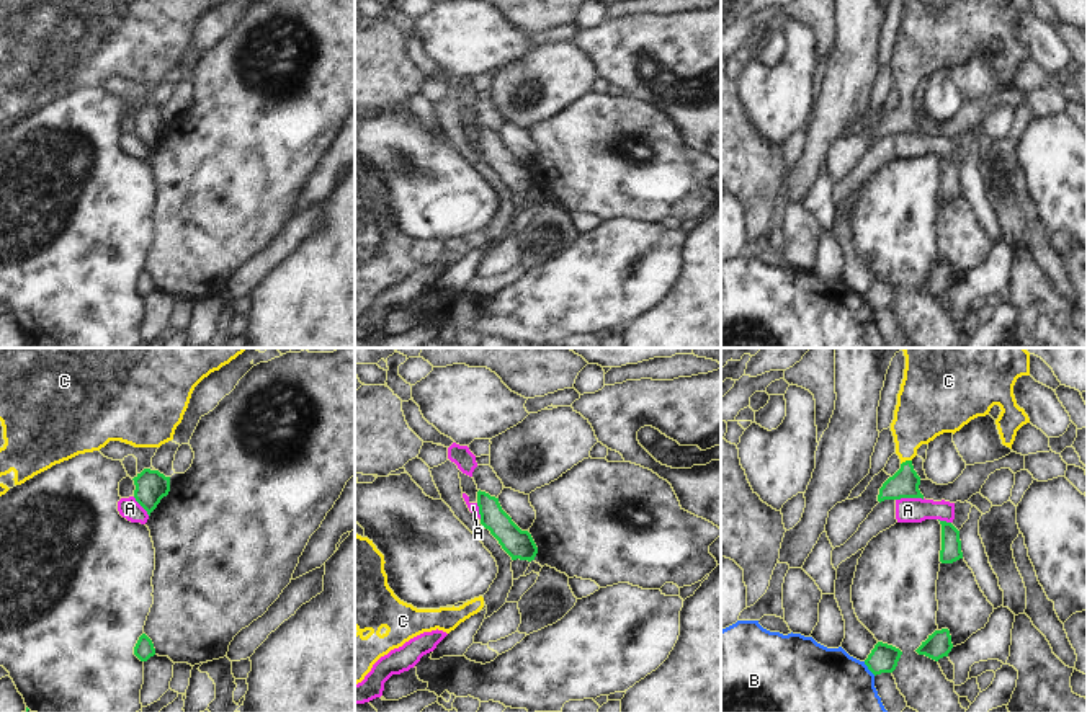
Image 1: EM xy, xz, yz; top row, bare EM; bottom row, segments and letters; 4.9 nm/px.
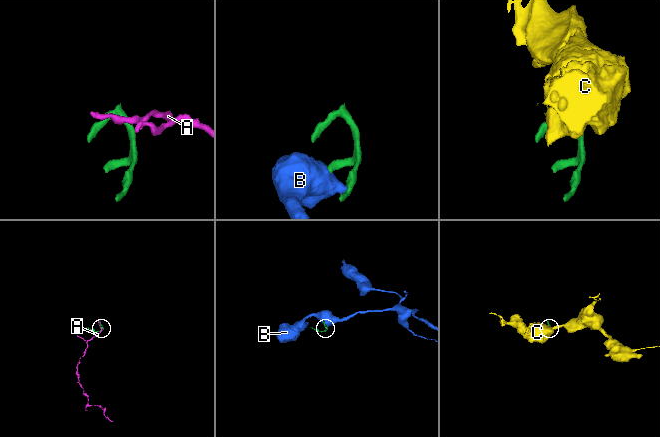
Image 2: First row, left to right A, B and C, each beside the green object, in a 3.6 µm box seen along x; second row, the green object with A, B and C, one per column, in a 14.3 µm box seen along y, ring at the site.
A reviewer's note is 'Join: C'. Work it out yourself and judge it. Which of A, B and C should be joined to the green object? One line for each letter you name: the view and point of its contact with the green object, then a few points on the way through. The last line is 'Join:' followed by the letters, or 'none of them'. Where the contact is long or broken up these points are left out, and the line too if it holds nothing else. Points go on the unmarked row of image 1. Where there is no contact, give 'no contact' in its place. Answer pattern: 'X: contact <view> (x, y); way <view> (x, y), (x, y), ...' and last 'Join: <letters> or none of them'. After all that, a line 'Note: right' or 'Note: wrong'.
C: contact yz (906, 95); way yz (904, 118), (906, 95), (909, 66), (922, 48)
Join: C
Note: right

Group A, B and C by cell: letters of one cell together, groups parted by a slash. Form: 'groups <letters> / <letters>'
groups A / B / C

